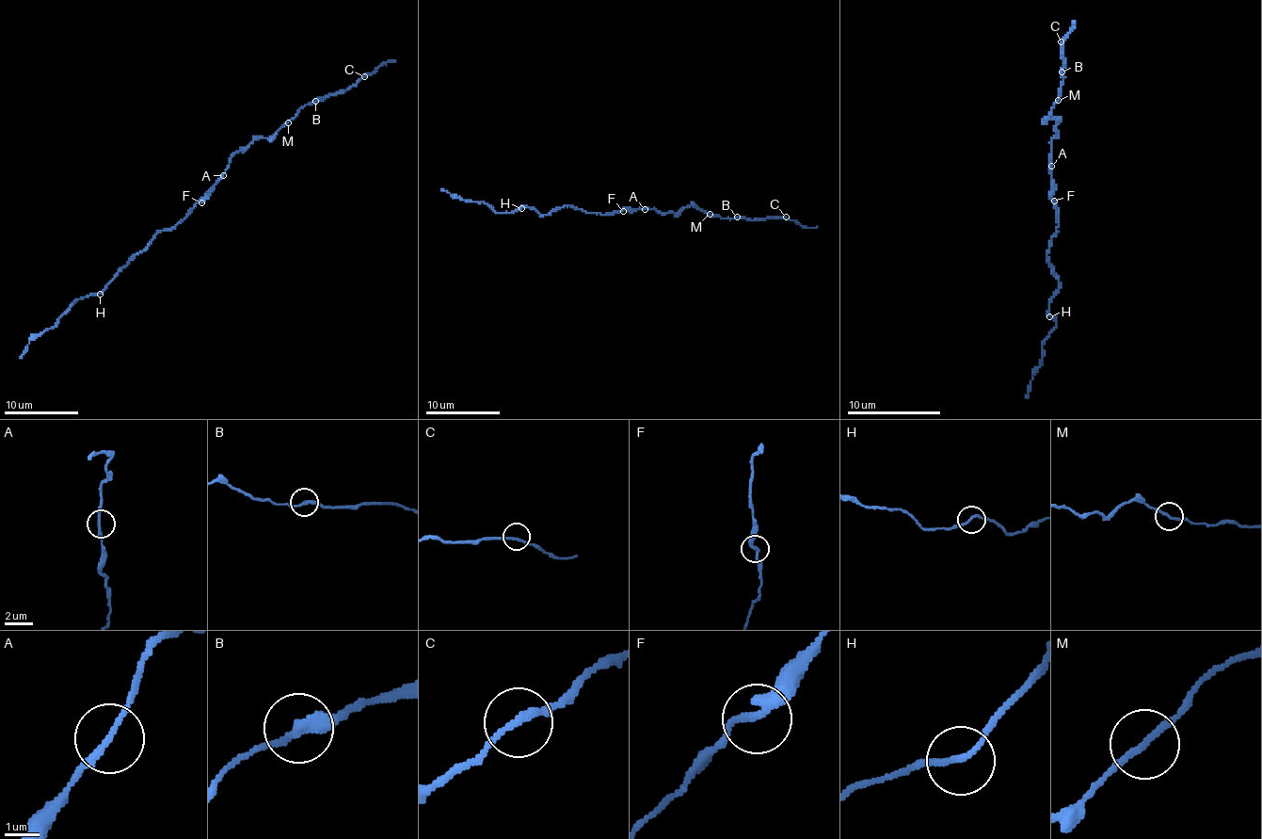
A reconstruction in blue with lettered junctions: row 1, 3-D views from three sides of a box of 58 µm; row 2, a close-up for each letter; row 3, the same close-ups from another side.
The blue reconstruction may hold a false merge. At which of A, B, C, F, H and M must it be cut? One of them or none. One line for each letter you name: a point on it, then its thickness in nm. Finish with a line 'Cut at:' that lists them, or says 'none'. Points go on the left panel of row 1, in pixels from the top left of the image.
Cut at: none

